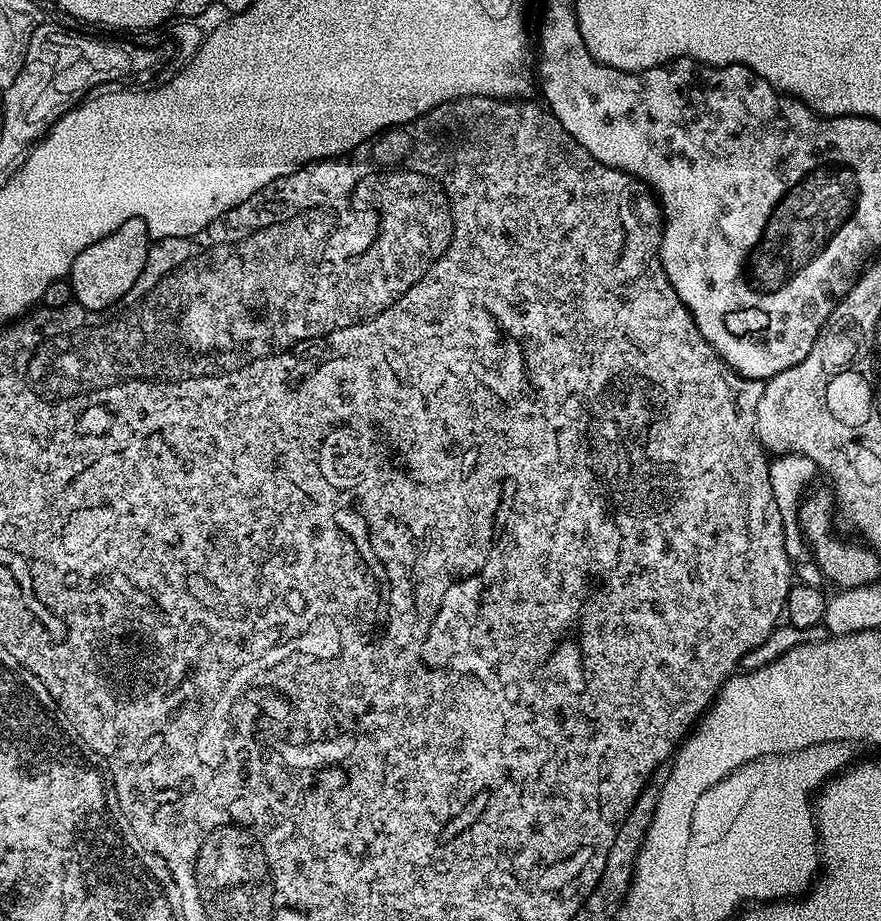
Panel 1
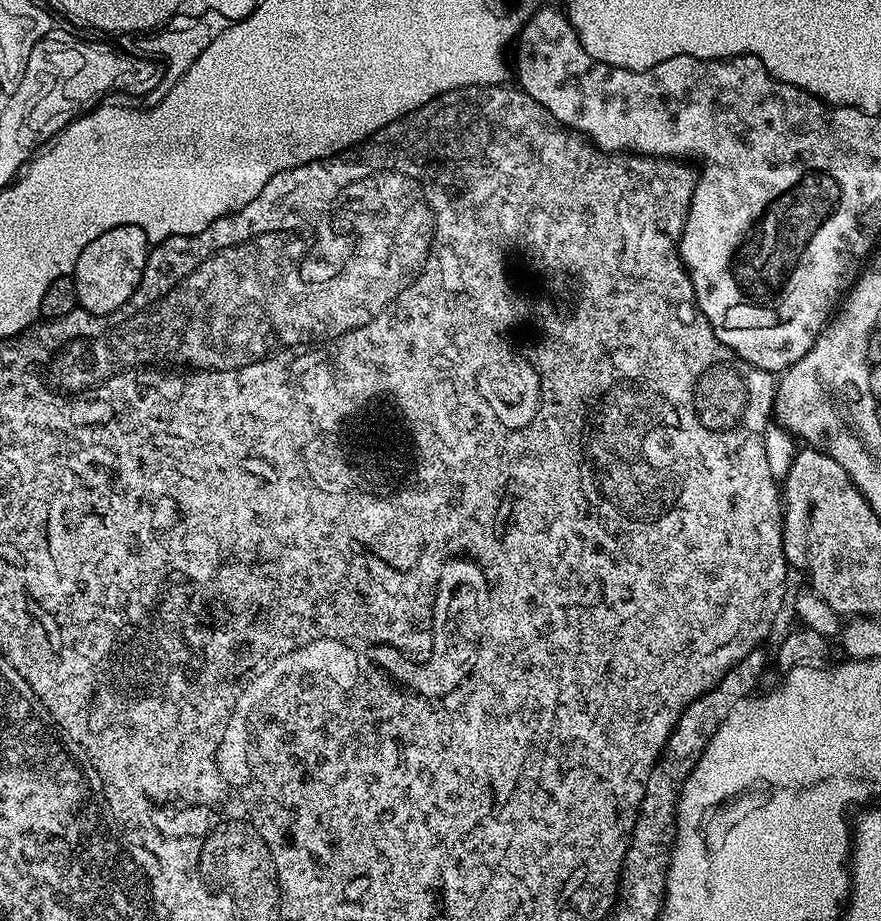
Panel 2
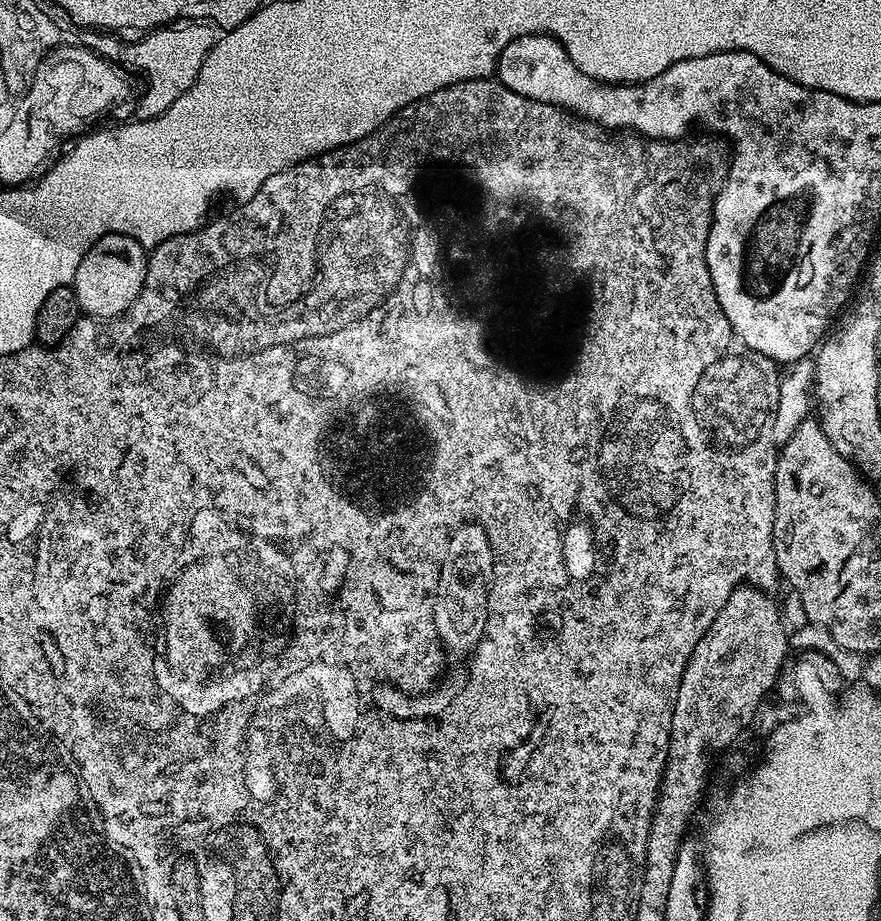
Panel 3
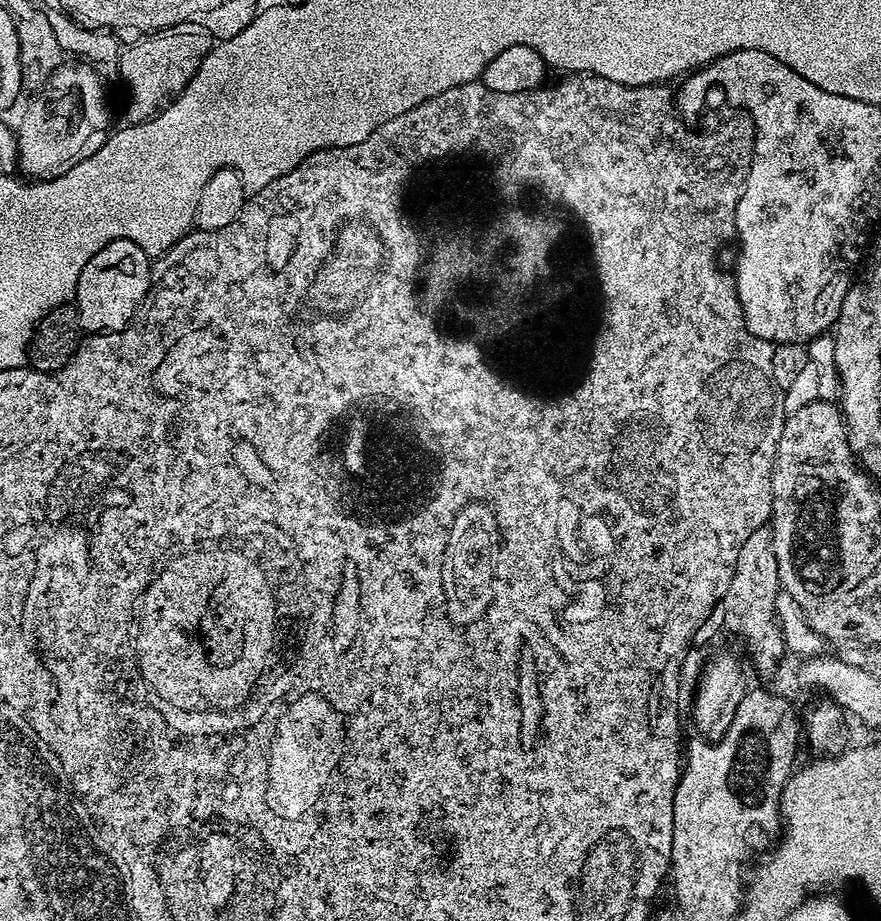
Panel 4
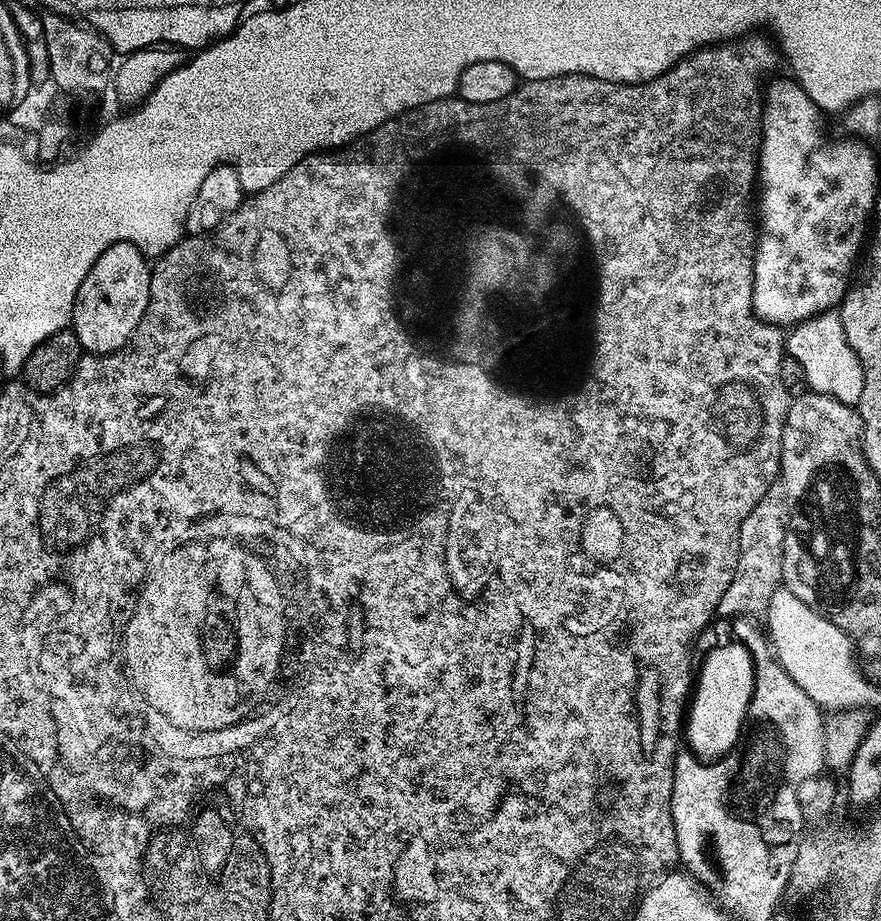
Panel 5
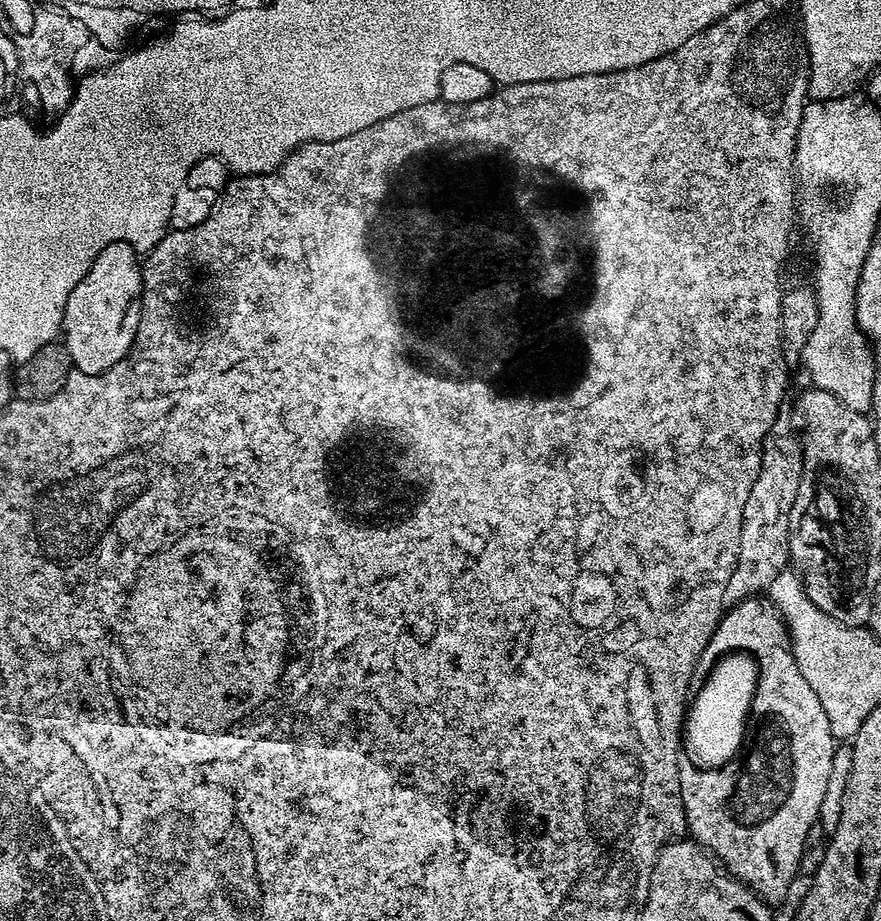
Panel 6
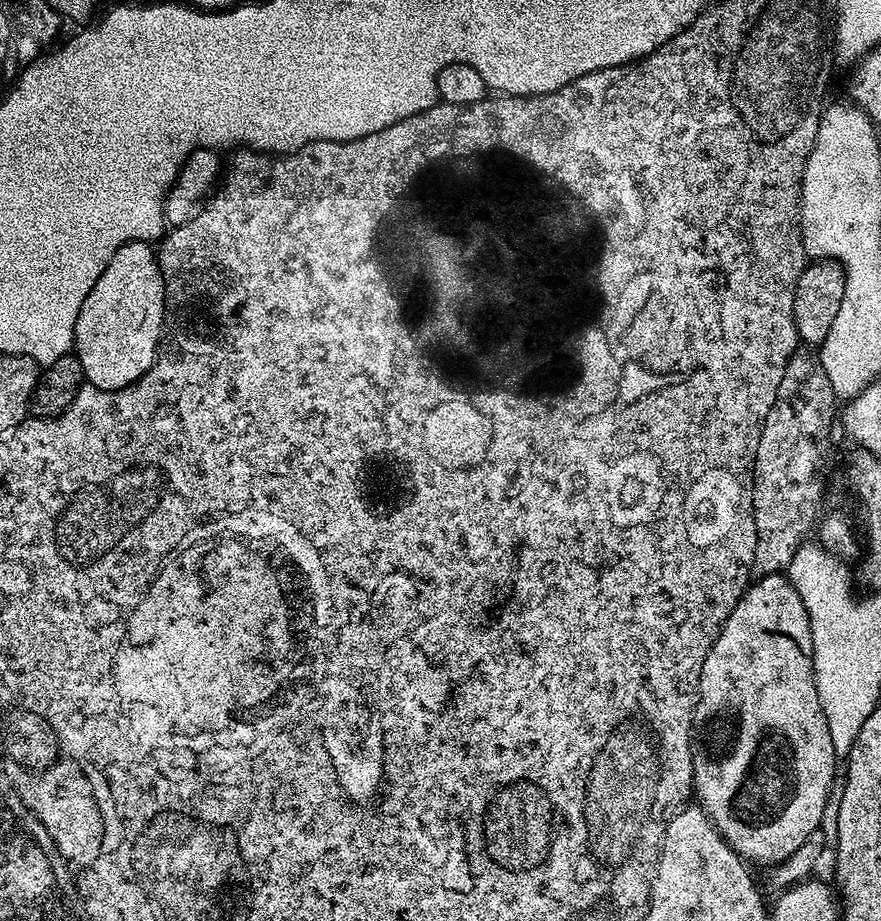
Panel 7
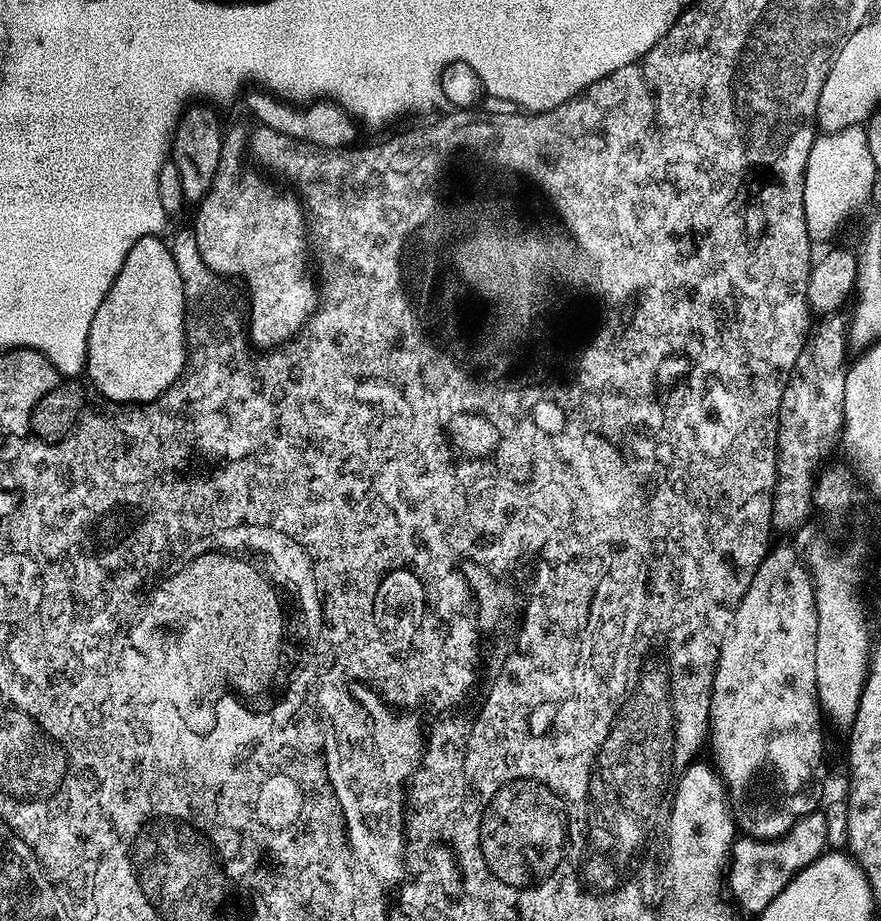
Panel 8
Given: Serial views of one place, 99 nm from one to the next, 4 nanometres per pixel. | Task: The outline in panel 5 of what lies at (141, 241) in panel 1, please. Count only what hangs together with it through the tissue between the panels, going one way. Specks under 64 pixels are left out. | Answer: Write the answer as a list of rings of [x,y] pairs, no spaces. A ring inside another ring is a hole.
[[[126,242],[111,244],[96,259],[86,278],[82,278],[82,286],[78,286],[70,321],[71,331],[76,333],[85,353],[106,356],[120,351],[132,339],[150,302],[151,277],[150,264],[144,253]]]

